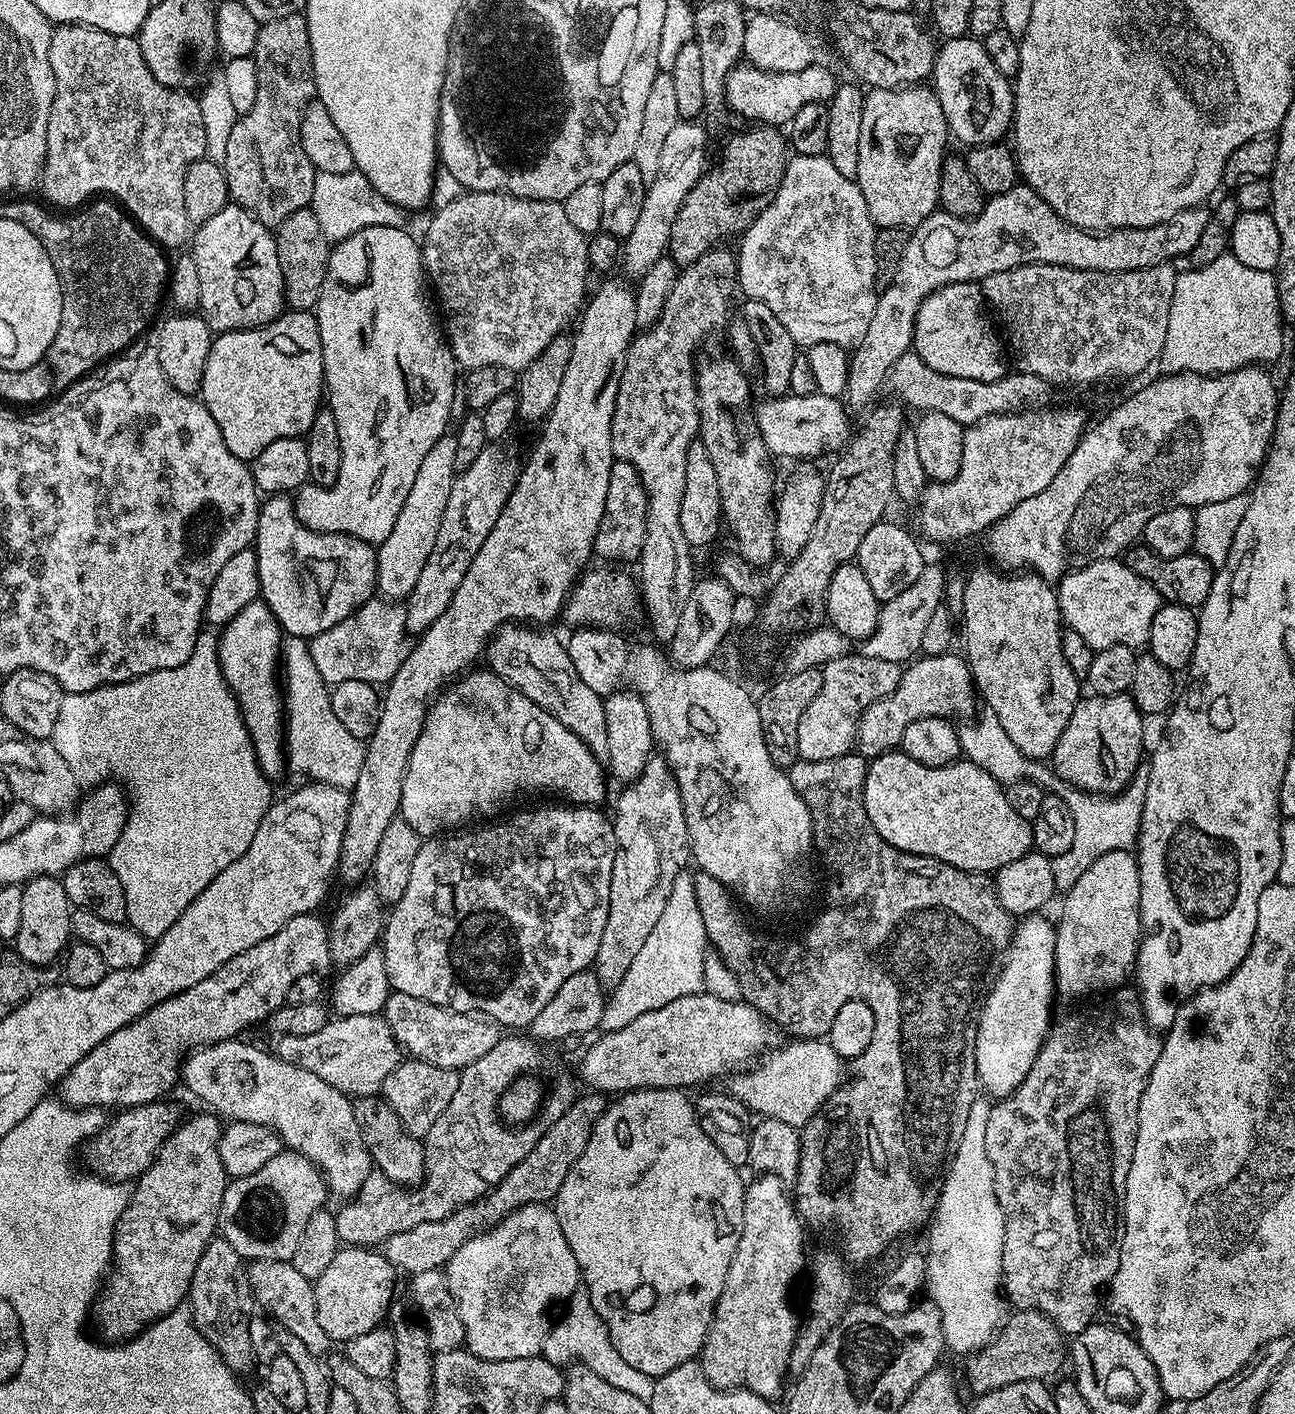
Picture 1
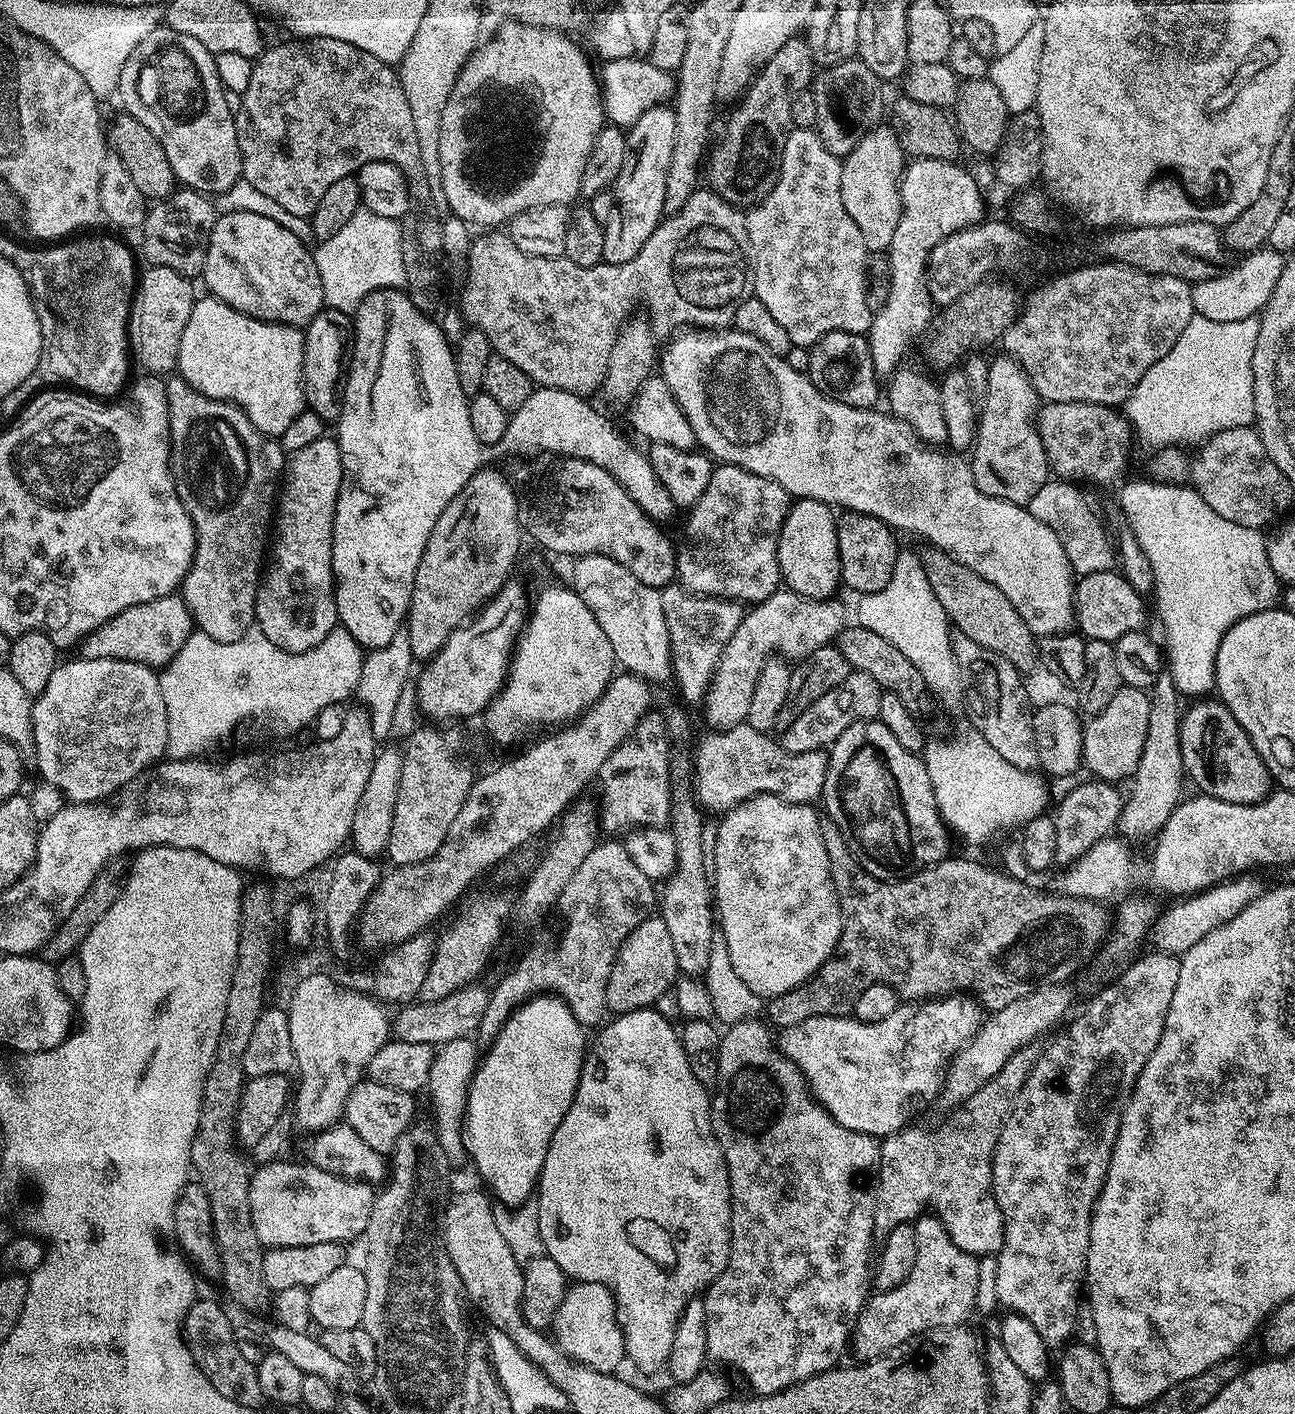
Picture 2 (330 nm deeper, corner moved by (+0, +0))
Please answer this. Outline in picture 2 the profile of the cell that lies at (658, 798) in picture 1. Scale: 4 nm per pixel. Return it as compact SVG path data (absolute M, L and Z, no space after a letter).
M778 590L774 594L770 594L770 598L766 598L760 604L751 605L745 611L744 617L740 619L738 630L734 630L730 642L726 642L724 653L716 667L716 673L712 675L712 684L708 687L708 693L704 695L702 709L704 708L705 718L712 723L709 725L713 729L723 730L747 721L750 698L754 695L754 686L758 682L758 674L769 658L779 654L789 661L799 662L805 656L814 654L814 650L829 647L846 627L844 608L838 601L839 599L836 598L811 600L805 596L799 596L797 592Z

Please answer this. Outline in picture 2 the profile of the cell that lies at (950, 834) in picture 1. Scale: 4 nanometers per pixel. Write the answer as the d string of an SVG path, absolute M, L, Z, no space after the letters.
M879 719L854 722L830 745L828 769L824 783L822 805L827 819L838 821L844 831L848 849L856 861L867 872L879 880L901 880L903 876L913 876L923 868L929 868L940 860L949 859L949 829L940 819L940 811L934 798L934 786L926 770L923 759L917 753L906 750L898 738L886 730Z

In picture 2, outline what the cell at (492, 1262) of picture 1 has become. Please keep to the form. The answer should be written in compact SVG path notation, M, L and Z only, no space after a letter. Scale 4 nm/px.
M576 1282L569 1287L564 1294L562 1306L558 1306L556 1317L552 1320L550 1332L557 1346L570 1359L577 1360L579 1364L585 1364L588 1368L599 1372L615 1373L616 1367L622 1362L625 1363L624 1329L620 1326L620 1316L616 1312L616 1297L613 1296L610 1289L598 1282Z

